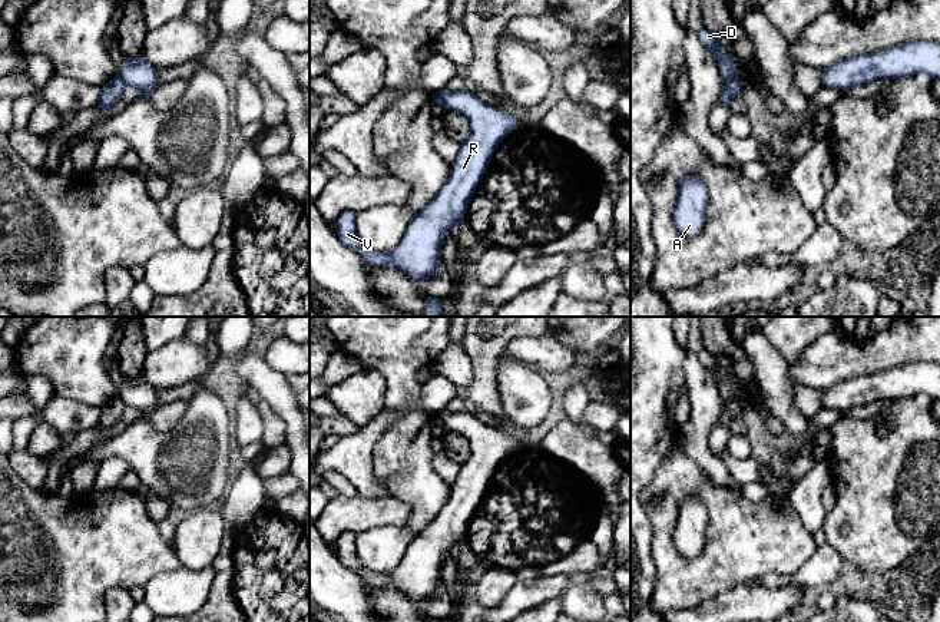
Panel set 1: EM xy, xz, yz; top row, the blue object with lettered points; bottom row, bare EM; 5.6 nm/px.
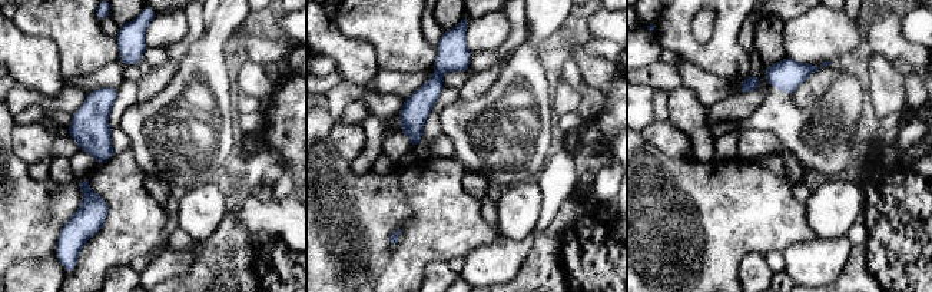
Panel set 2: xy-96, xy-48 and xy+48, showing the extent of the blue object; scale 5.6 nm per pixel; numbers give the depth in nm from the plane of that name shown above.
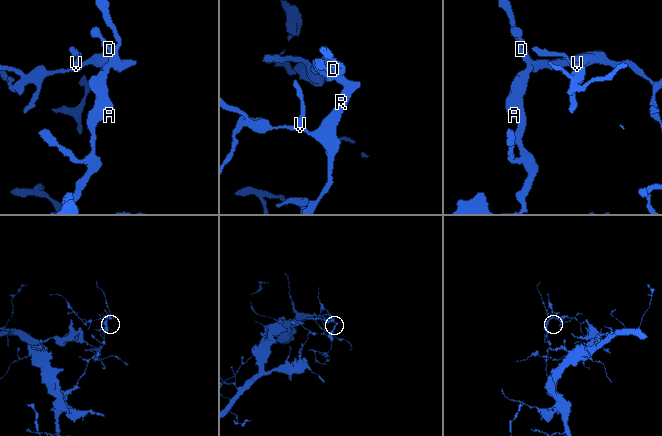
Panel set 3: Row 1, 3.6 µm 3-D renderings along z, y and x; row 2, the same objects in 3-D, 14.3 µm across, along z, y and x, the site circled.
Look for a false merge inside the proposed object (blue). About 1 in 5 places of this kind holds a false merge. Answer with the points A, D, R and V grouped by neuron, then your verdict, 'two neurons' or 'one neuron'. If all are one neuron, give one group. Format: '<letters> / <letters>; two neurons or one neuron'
A / D R V; two neurons

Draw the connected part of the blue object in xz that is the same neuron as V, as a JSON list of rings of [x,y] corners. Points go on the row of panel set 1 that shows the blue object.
[[[440,90],[446,109],[466,116],[470,136],[460,145],[451,175],[430,204],[416,214],[400,244],[385,252],[365,249],[355,231],[355,211],[342,212],[335,221],[337,238],[370,265],[394,265],[417,284],[426,282],[443,262],[441,242],[464,215],[474,191],[489,169],[489,162],[503,138],[520,120],[496,106],[484,105],[470,90]]]

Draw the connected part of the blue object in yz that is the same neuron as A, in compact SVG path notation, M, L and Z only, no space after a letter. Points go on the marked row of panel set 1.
M696 173L679 181L673 208L673 224L682 235L695 236L704 229L708 201L708 189Z

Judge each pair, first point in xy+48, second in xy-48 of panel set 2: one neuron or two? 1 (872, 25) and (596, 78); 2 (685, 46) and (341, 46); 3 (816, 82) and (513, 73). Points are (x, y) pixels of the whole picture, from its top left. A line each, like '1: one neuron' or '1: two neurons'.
1: one neuron
2: two neurons
3: two neurons

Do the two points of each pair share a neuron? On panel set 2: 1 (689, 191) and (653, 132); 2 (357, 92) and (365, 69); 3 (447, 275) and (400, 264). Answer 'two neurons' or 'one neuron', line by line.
1: two neurons
2: two neurons
3: two neurons

